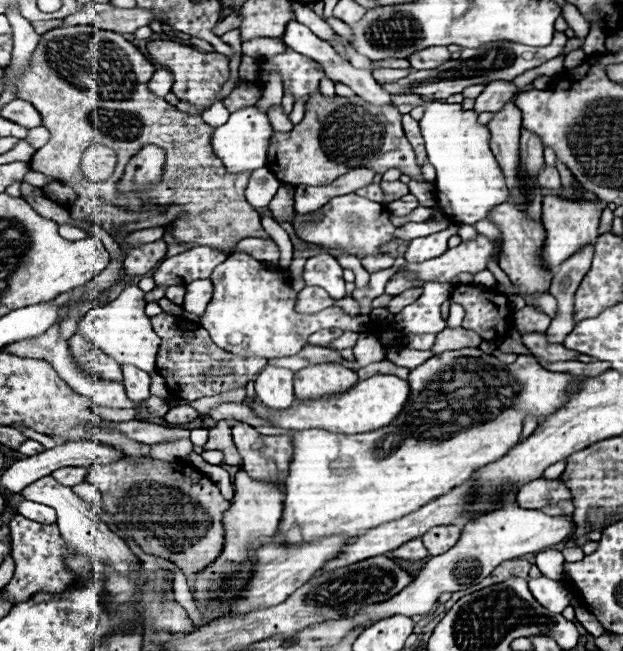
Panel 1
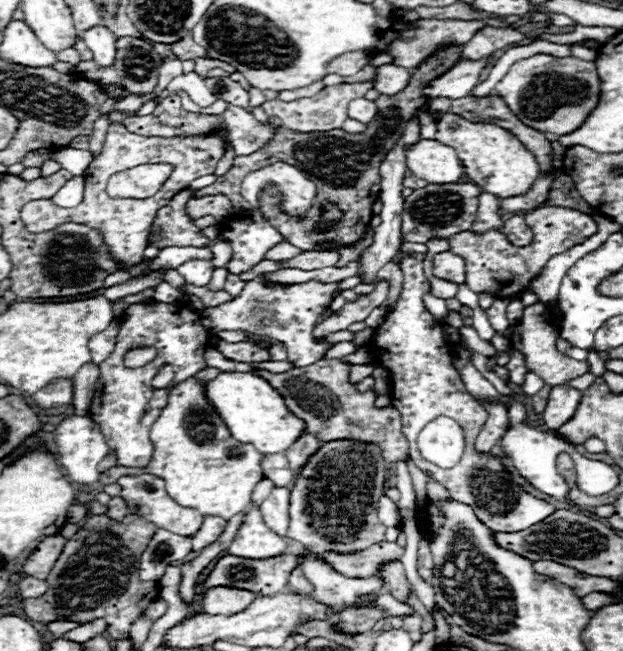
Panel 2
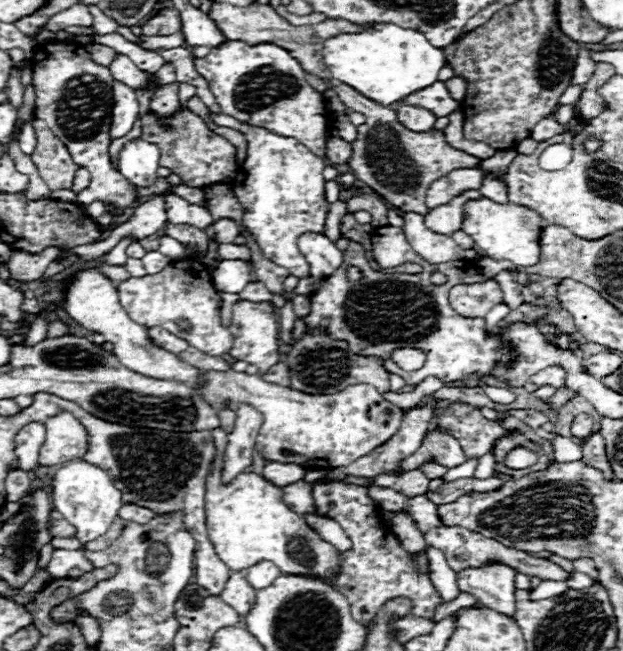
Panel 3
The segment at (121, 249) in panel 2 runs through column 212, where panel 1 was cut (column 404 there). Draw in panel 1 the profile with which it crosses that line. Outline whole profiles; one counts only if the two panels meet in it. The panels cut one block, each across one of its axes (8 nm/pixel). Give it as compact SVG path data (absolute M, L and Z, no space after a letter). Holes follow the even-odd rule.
M318 92L308 102L304 120L296 124L290 134L272 134L268 144L268 168L280 182L294 186L328 186L352 168L372 168L378 174L384 174L388 168L400 168L410 178L424 182L400 118L402 114L394 106L374 108L372 104L364 104L360 96L336 96L334 100L326 100Z

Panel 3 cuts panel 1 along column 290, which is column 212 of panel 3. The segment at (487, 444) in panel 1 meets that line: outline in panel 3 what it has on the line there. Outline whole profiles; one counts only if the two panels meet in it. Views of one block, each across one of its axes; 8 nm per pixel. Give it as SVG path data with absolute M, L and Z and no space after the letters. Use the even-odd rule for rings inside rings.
M216 428L212 438L216 444L216 460L212 462L212 472L208 474L204 510L208 536L220 560L224 560L224 564L228 564L228 568L234 572L246 570L260 560L272 560L286 574L320 576L334 586L334 576L338 570L336 548L320 540L320 536L304 522L304 518L282 502L282 488L270 484L262 476L254 472L242 472L230 484L222 484L226 432Z

